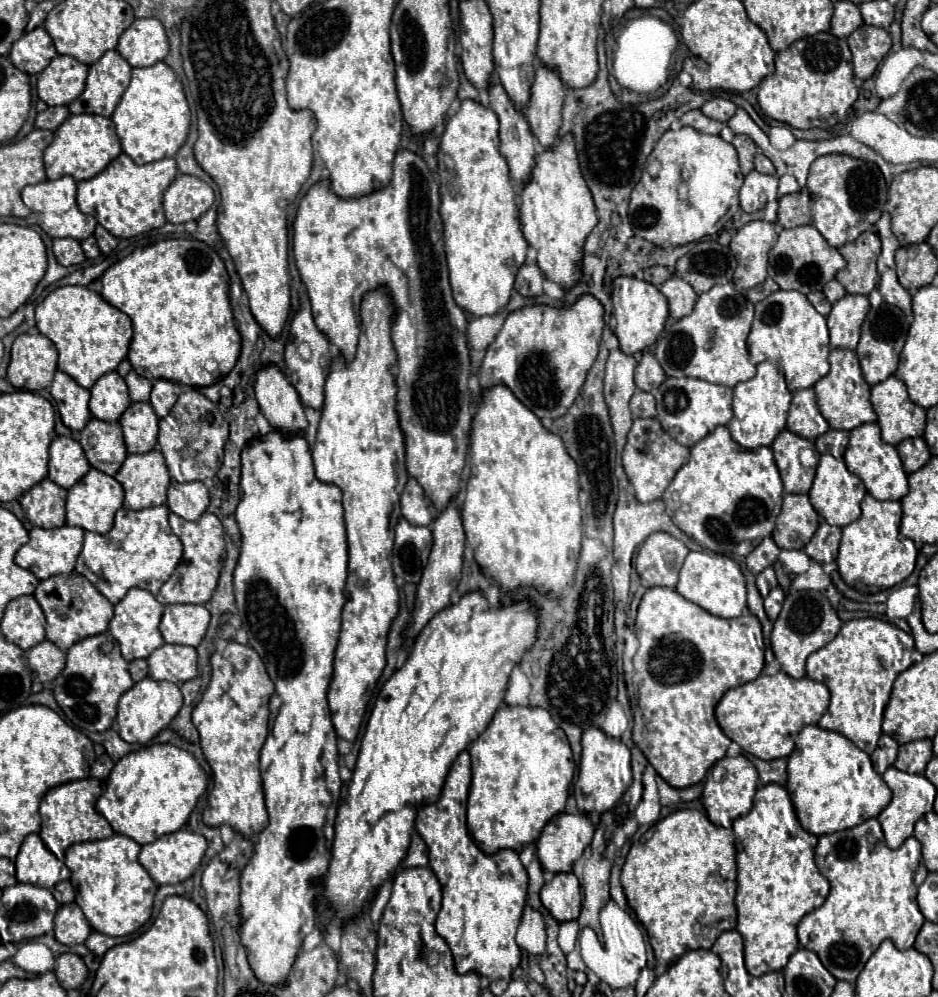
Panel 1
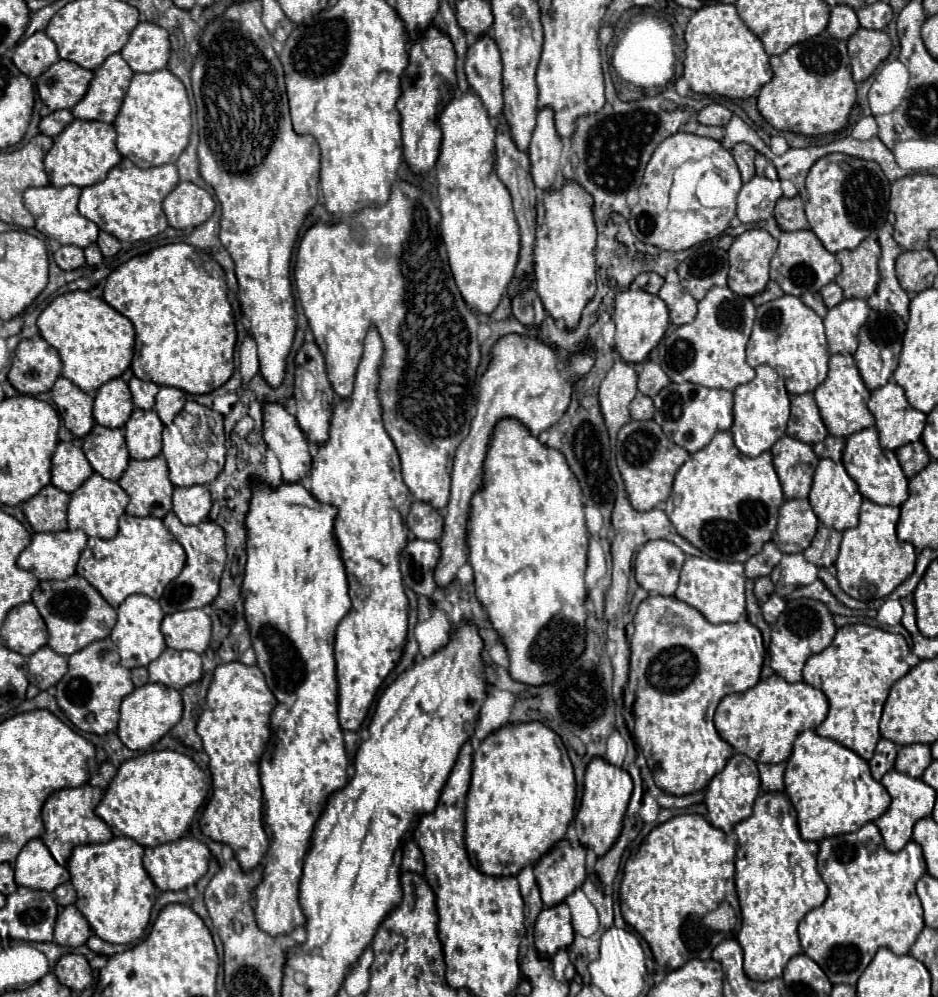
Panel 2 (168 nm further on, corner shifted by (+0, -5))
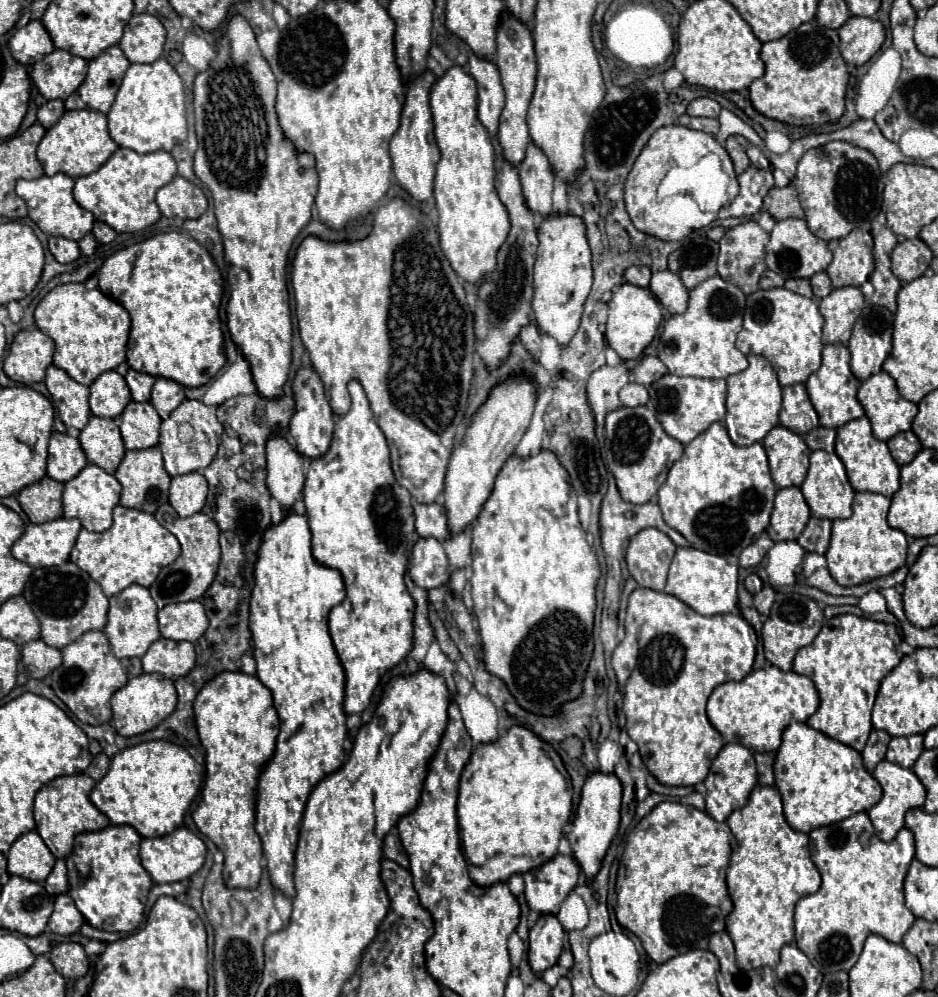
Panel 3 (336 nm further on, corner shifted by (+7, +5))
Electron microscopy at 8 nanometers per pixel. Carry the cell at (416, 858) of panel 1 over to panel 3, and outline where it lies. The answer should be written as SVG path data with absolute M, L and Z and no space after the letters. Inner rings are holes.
M392 830L392 832L386 836L386 840L384 840L384 856L386 856L388 860L398 862L402 868L410 868L408 854L406 854L406 850L404 850L404 846L402 846L400 836L398 836L396 830Z

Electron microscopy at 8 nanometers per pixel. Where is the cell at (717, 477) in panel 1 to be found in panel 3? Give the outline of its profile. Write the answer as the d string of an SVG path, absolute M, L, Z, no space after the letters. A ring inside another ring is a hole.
M714 422L700 436L696 436L684 448L684 456L672 464L666 482L658 490L658 506L664 522L676 528L694 548L704 548L704 552L720 552L720 556L738 556L770 526L776 492L778 488L770 478L764 446L756 442L740 448L732 444L724 422Z

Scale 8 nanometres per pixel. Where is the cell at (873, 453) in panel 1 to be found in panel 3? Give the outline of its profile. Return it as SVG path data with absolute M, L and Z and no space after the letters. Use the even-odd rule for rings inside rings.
M866 416L850 420L838 428L836 454L840 460L844 460L844 466L848 468L848 480L856 492L878 492L890 498L900 488L900 468L890 456L886 442L872 436L870 420Z

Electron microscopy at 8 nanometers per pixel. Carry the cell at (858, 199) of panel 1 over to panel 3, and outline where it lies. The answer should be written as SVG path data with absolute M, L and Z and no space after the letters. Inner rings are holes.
M828 142L808 150L798 162L794 186L798 188L810 232L822 240L844 238L854 228L876 218L884 190L882 172L872 152L848 142Z

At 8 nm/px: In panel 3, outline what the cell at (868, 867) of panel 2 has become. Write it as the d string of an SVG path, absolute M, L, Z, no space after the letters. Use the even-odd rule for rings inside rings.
M866 812L854 814L842 822L816 828L810 832L810 858L822 874L822 886L816 894L798 900L794 911L795 942L798 948L820 968L822 974L844 970L848 972L864 946L868 934L880 934L882 938L900 944L906 930L916 916L904 904L904 876L914 860L914 836L908 828L902 828L892 842L882 842L874 830Z

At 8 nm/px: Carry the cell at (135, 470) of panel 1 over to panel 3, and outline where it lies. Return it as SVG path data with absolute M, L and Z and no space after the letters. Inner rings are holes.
M156 446L146 448L146 450L128 450L114 476L122 484L120 504L126 508L136 508L136 510L144 510L144 512L154 514L158 510L158 506L168 502L170 476L164 470L164 460L162 460L162 454Z

